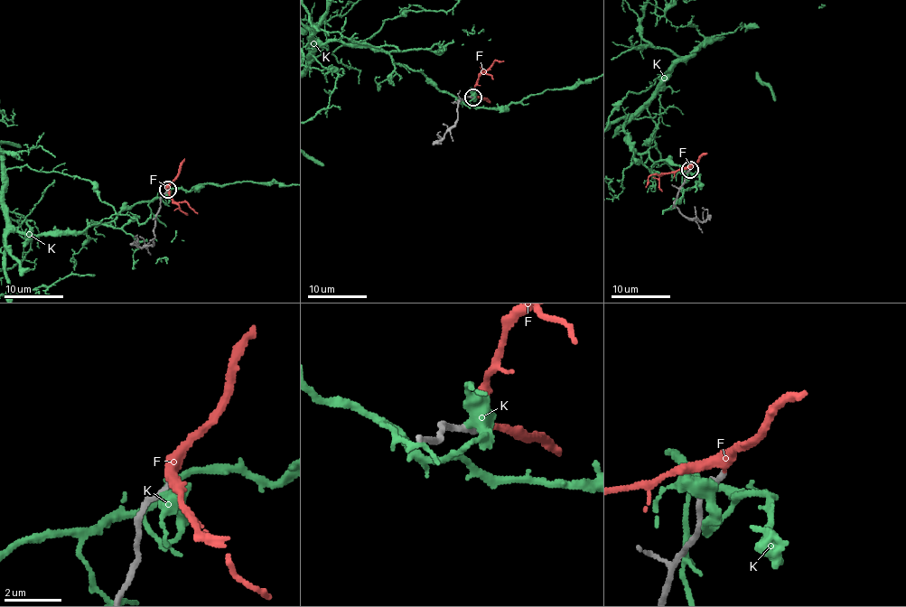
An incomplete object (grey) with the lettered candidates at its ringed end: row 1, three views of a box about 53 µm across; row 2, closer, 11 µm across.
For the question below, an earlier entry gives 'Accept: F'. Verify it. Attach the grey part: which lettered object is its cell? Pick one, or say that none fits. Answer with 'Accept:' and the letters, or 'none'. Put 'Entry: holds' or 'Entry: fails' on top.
Entry: holds
Accept: F

